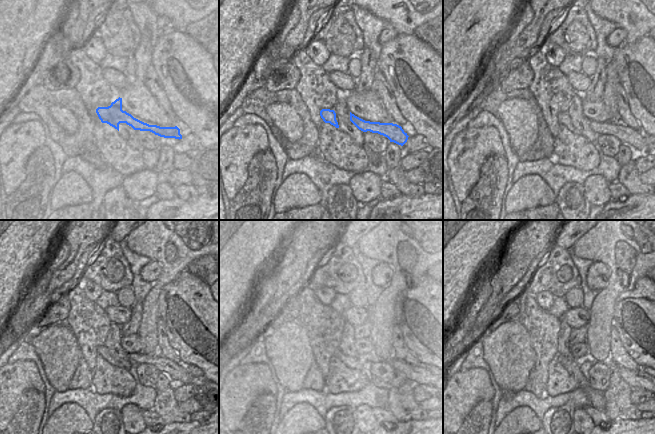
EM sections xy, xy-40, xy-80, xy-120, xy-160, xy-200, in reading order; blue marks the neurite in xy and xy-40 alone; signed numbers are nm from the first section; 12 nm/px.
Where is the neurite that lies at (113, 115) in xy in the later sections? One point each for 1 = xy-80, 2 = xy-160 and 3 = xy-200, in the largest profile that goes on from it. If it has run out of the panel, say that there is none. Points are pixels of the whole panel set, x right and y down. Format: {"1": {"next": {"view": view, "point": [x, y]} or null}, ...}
{"1": {"next": {"view": "xy-80", "point": [636, 143]}}, "2": {"next": {"view": "xy-160", "point": [420, 375]}}, "3": {"next": {"view": "xy-200", "point": [637, 379]}}}

